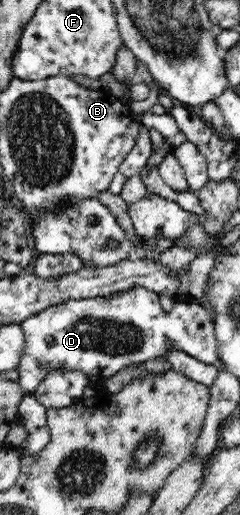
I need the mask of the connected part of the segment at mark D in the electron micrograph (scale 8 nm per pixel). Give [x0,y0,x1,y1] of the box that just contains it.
[16,289,223,394]

